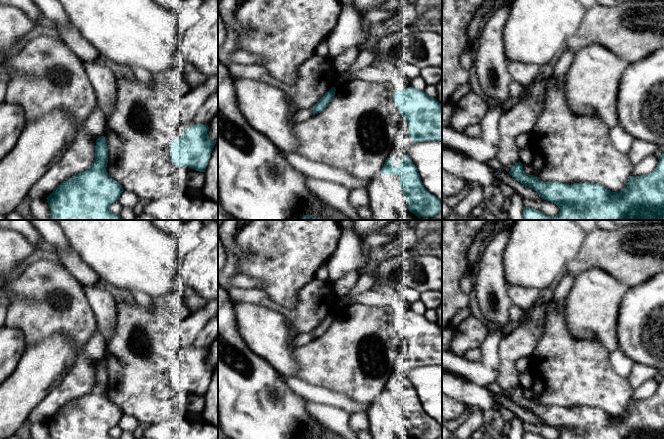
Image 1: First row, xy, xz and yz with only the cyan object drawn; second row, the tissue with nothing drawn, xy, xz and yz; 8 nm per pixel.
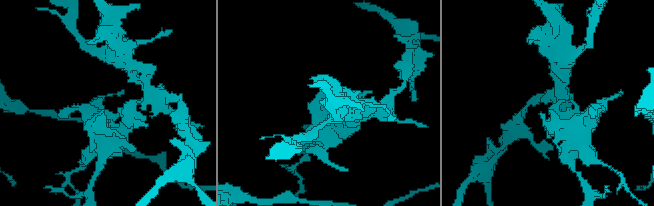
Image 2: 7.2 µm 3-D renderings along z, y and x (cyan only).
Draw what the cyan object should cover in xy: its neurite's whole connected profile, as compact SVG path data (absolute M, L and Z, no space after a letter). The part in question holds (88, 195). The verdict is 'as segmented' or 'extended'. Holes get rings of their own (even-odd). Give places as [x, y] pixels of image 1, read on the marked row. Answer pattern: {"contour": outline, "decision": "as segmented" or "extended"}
{"contour": "M104 136L96 140L95 162L87 170L62 182L46 198L50 209L50 220L123 220L110 211L112 203L118 201L123 187L106 172L108 148Z", "decision": "as segmented"}

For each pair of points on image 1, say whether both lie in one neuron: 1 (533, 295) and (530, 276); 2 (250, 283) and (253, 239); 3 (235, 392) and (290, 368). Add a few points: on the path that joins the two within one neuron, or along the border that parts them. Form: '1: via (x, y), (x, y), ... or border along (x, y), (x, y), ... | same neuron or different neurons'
1: border along (509, 284), (534, 287), (539, 290) | different neurons
2: border along (239, 272), (256, 279), (261, 284), (261, 287) | different neurons
3: border along (261, 358), (264, 358), (282, 374) | different neurons

